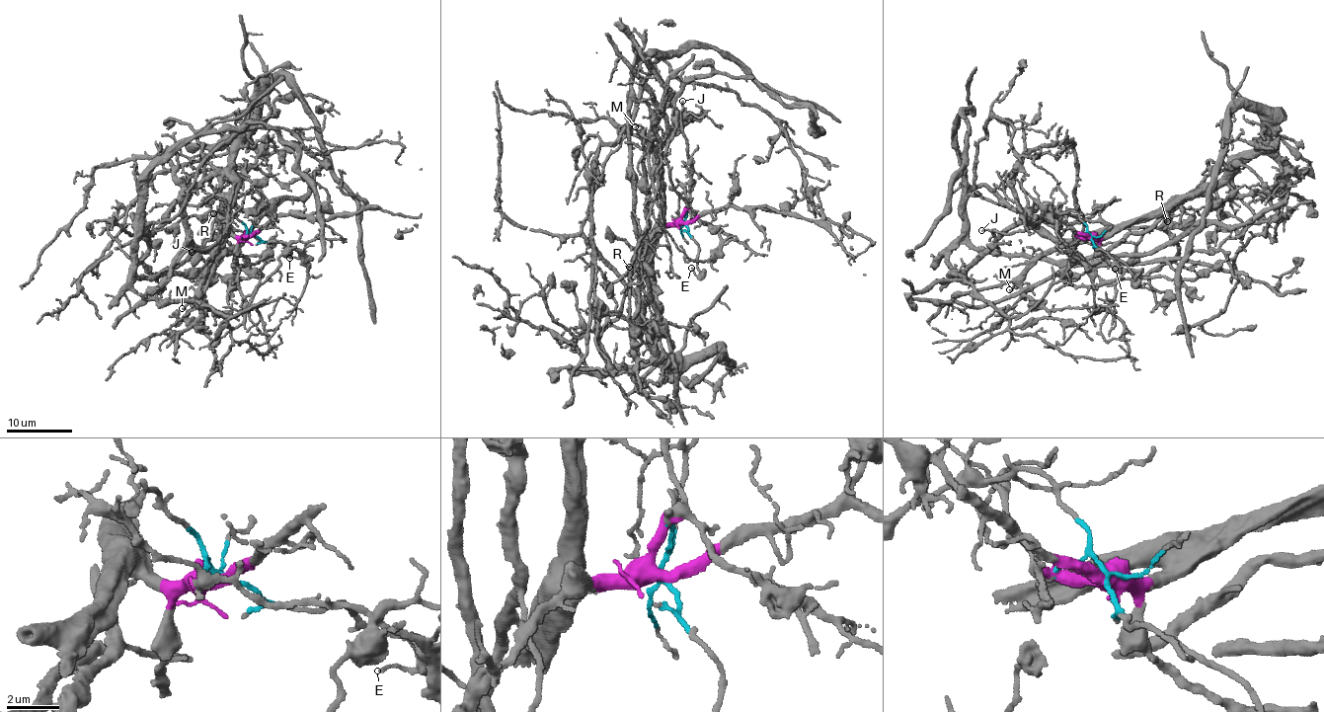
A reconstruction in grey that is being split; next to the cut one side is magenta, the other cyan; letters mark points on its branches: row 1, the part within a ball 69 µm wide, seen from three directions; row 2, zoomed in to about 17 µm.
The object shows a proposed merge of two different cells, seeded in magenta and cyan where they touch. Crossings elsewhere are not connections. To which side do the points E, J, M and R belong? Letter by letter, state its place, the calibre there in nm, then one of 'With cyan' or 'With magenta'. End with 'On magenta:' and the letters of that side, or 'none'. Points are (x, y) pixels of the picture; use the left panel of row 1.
E: Place: (289, 258). Thickness 100 nm. With cyan
J: Place: (192, 252). Thickness 120 nm. With cyan
M: Place: (182, 308). Thickness 140 nm. With magenta
R: Place: (213, 213). Thickness 160 nm. With magenta
On magenta: M, R

